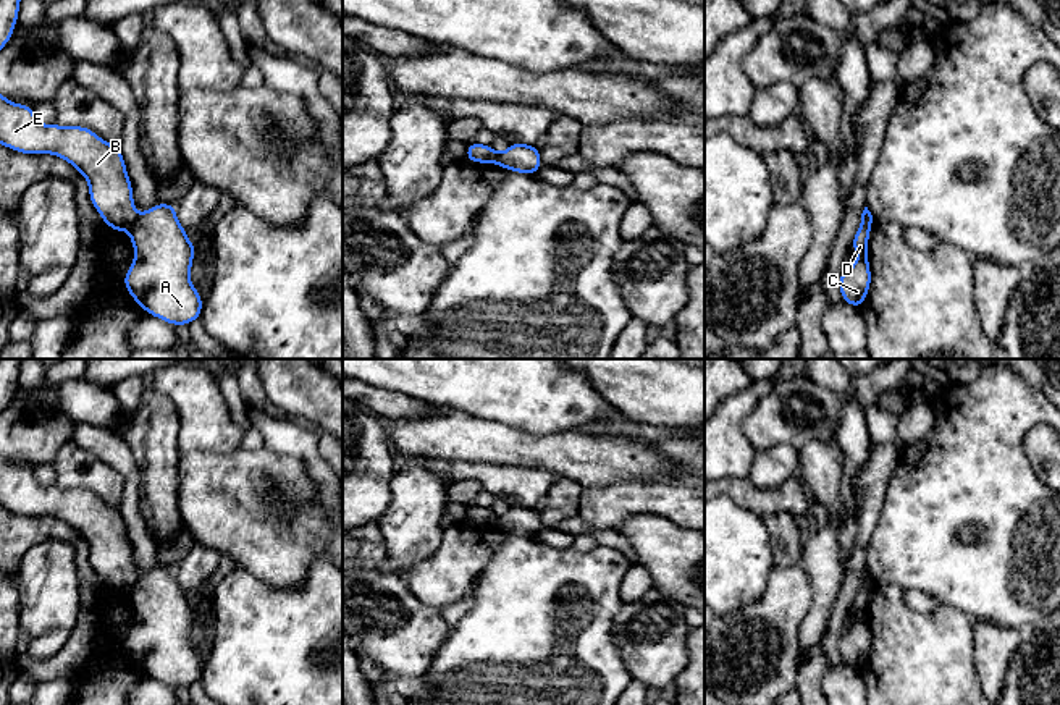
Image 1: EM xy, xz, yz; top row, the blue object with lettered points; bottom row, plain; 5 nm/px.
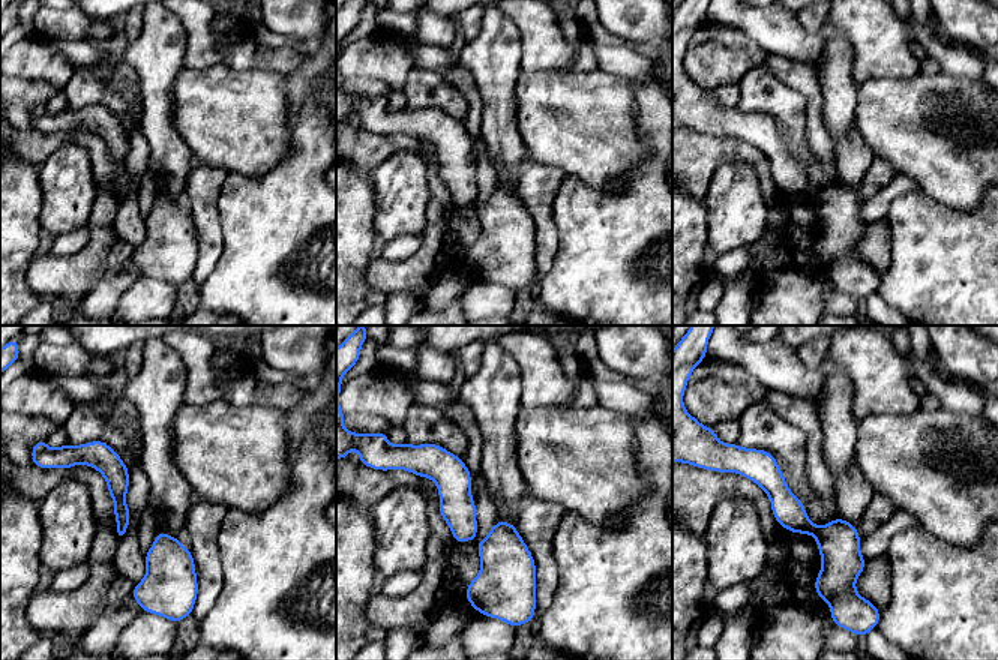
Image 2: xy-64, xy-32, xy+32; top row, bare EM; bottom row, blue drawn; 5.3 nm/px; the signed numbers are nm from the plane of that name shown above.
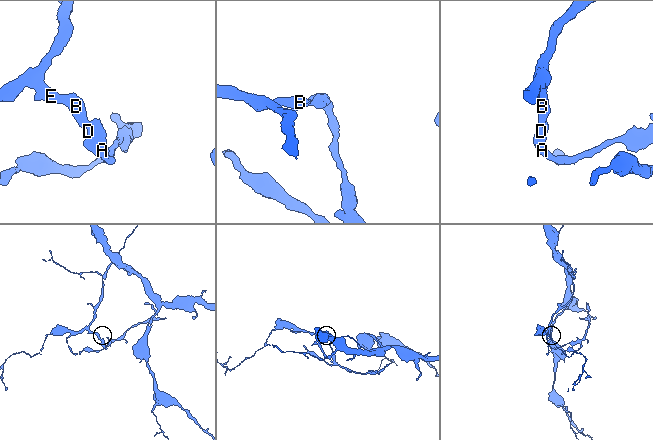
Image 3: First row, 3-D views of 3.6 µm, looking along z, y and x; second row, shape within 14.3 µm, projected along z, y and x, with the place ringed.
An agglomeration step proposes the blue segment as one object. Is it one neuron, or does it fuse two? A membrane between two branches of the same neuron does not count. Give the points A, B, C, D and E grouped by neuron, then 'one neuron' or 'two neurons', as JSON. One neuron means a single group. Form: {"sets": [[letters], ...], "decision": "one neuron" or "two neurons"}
{"sets": [["A", "C", "D"], ["B", "E"]], "decision": "two neurons"}

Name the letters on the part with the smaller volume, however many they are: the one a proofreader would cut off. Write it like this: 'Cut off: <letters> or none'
Cut off: A, C, D

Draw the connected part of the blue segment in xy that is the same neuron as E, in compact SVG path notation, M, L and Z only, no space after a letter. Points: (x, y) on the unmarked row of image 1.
M0 456L0 506L19 516L50 516L71 526L89 547L89 561L103 580L103 585L115 593L129 593L139 580L132 561L132 547L126 534L126 524L120 509L100 501L84 488L42 487L29 467L11 466Z

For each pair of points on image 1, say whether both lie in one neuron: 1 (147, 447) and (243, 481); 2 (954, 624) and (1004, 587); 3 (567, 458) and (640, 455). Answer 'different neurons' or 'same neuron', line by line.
1: different neurons
2: different neurons
3: same neuron

